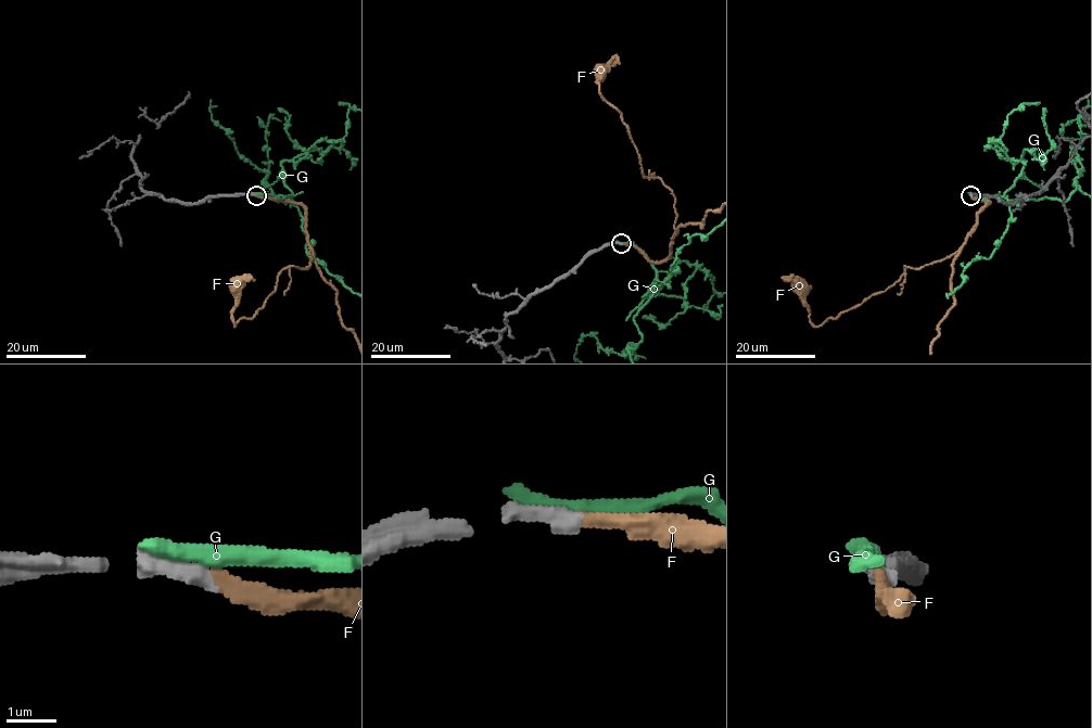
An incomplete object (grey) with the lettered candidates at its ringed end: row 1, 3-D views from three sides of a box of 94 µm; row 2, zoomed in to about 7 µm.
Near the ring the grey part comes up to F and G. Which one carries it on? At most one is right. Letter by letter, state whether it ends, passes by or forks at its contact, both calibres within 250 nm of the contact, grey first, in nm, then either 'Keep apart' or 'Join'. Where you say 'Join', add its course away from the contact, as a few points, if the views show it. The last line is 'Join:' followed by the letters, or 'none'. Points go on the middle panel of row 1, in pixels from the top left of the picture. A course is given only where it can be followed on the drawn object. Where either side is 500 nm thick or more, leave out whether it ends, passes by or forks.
F: It ends there. Thickness 360 nm (grey) against 340 nm. Join. Its course: (621, 243), (663, 262), (674, 231), (674, 196), (658, 178), (643, 174), (621, 114), (598, 91), (601, 69)
G: It ends there. Thickness 460 nm (grey) against 440 nm. Keep apart
Join: F

